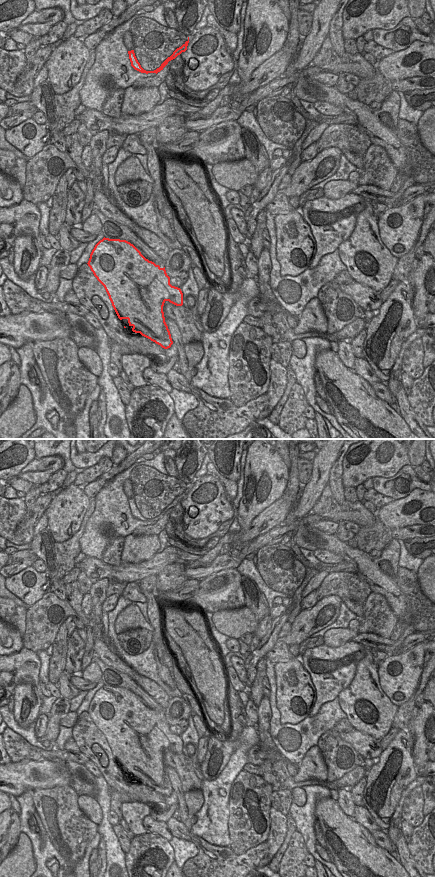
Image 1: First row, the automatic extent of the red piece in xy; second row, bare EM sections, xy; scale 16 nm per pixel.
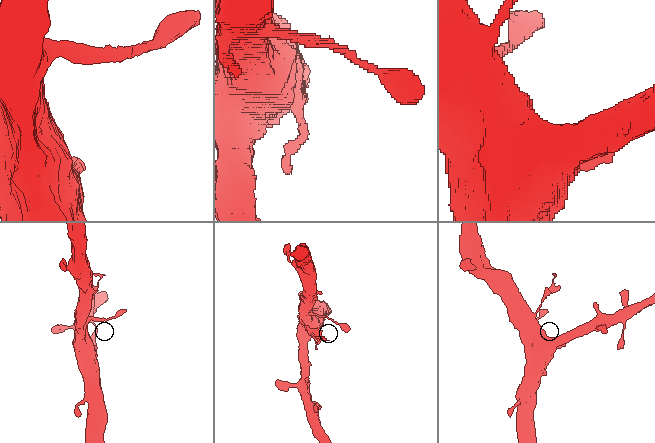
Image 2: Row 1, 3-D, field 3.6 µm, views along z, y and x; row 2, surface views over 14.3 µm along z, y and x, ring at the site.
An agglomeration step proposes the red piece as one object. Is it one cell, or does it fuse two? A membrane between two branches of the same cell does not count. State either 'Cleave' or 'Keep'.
Keep.

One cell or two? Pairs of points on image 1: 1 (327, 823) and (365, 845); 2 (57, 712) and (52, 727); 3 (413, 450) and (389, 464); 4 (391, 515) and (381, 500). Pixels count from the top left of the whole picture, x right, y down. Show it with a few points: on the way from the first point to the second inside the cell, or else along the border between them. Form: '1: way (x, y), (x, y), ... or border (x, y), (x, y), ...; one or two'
1: way (336, 828), (353, 845), (356, 845); one
2: way (54, 716), (53, 723); one
3: border (406, 449), (410, 463); two
4: border (394, 500), (378, 509); two

